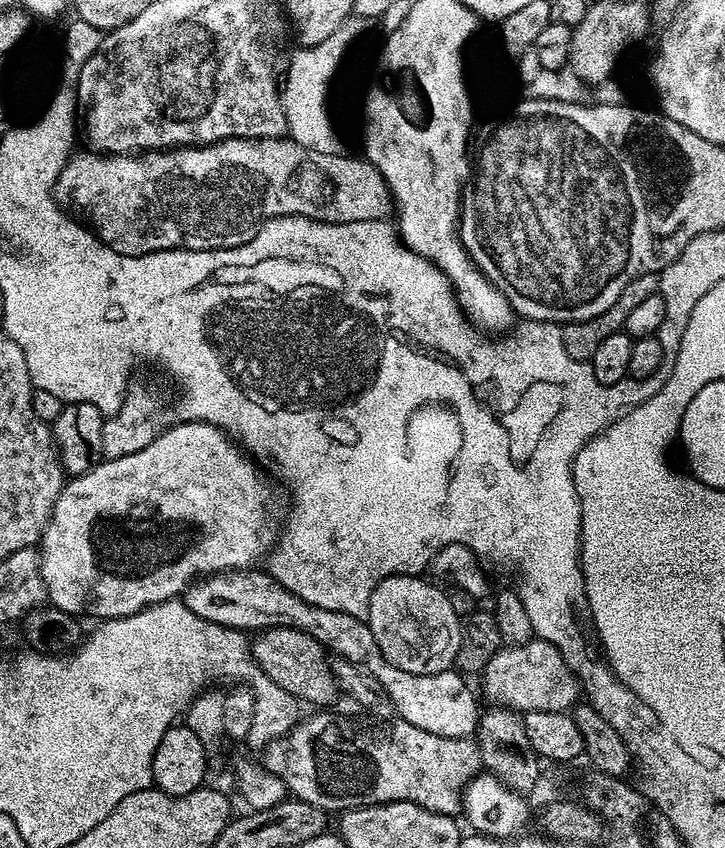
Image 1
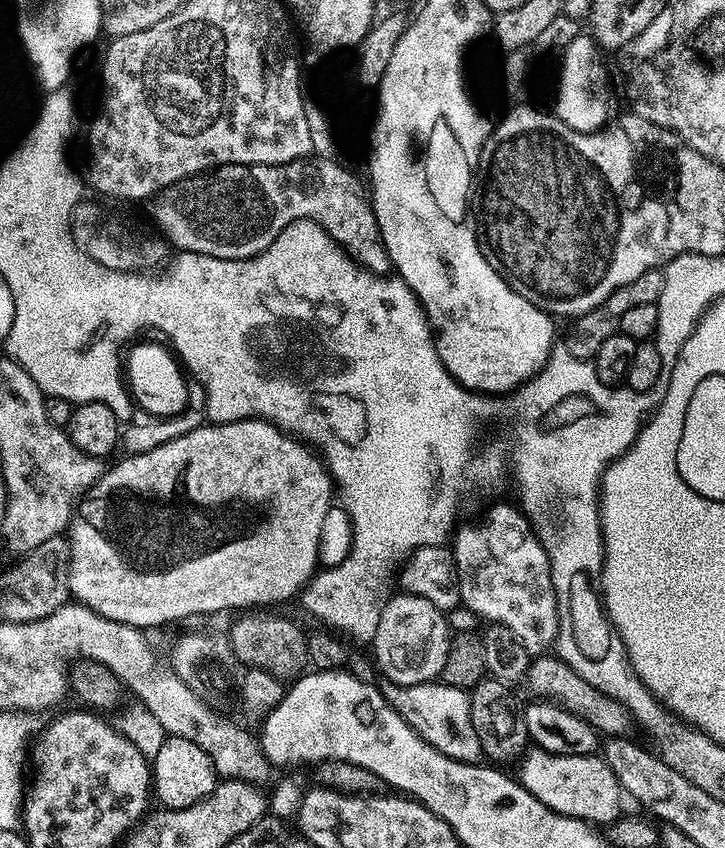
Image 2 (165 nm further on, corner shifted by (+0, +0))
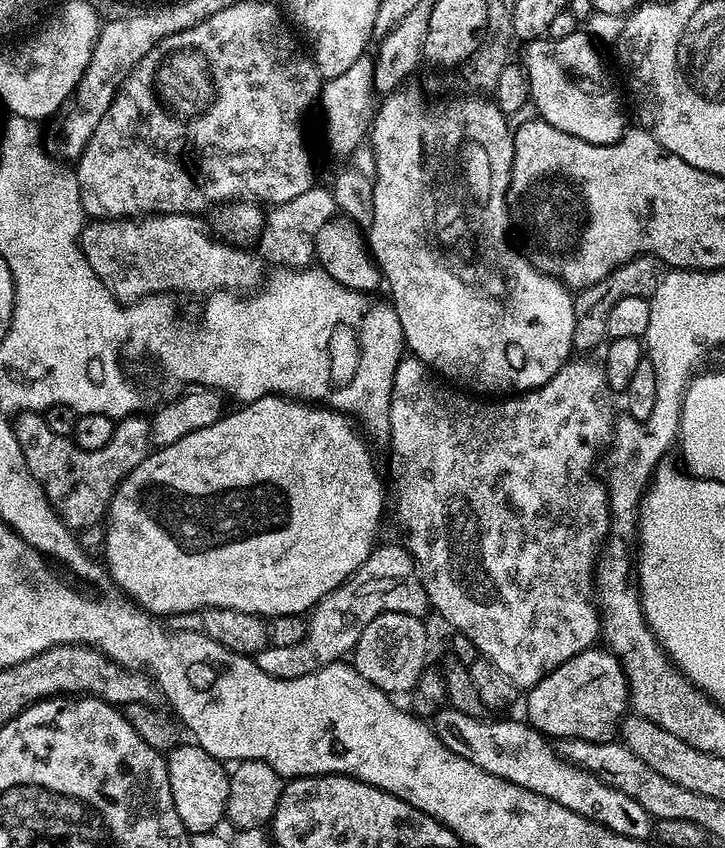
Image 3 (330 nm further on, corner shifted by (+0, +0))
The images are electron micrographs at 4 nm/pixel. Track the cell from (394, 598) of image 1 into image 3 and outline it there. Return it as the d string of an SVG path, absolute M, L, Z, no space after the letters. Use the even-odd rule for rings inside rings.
M387 612L374 618L374 622L362 630L350 656L356 672L383 692L411 693L426 667L424 659L428 656L428 632L424 629L424 623L421 617L401 612Z

